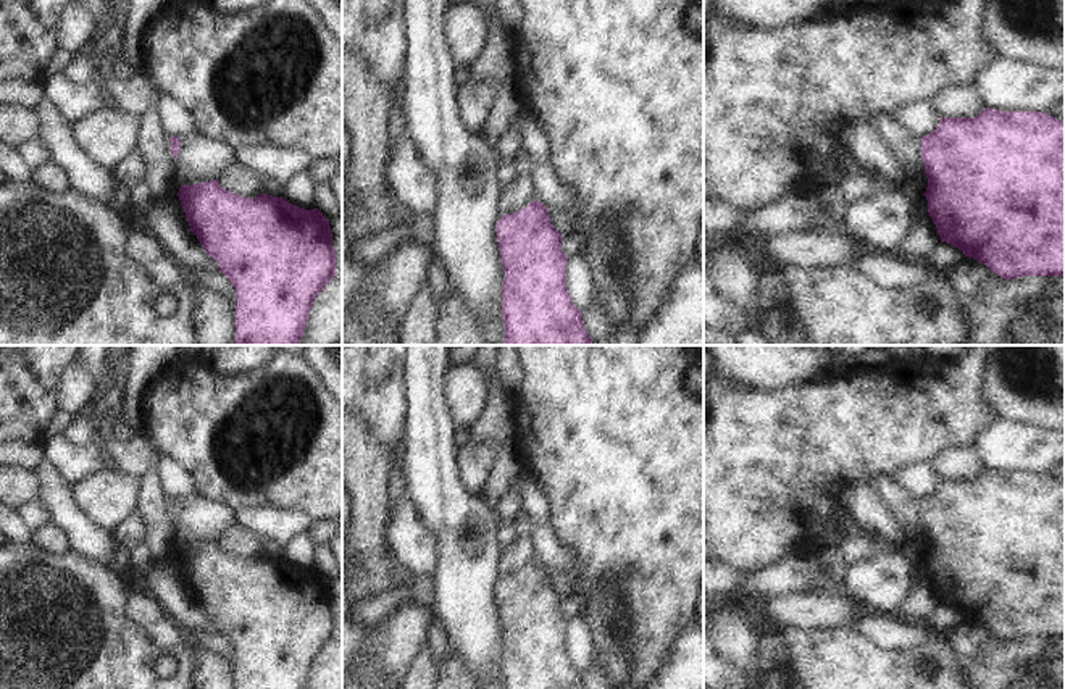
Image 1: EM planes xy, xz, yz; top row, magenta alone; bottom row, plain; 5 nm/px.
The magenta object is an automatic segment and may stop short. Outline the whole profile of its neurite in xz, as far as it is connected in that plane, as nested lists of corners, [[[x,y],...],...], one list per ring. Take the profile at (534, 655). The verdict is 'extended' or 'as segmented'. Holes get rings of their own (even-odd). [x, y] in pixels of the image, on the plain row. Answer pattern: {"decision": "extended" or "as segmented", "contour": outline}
{"decision": "as segmented", "contour": [[[537,562],[499,581],[505,689],[586,689],[566,649],[562,600],[547,568]]]}

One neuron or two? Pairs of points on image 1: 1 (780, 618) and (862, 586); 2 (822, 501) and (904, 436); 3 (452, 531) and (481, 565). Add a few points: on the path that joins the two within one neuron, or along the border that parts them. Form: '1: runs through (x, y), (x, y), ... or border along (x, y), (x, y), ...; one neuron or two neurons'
1: border along (849, 567), (846, 591), (880, 612); two neurons
2: runs through (828, 475), (867, 436), (878, 436); one neuron
3: runs through (459, 539), (473, 557); one neuron

